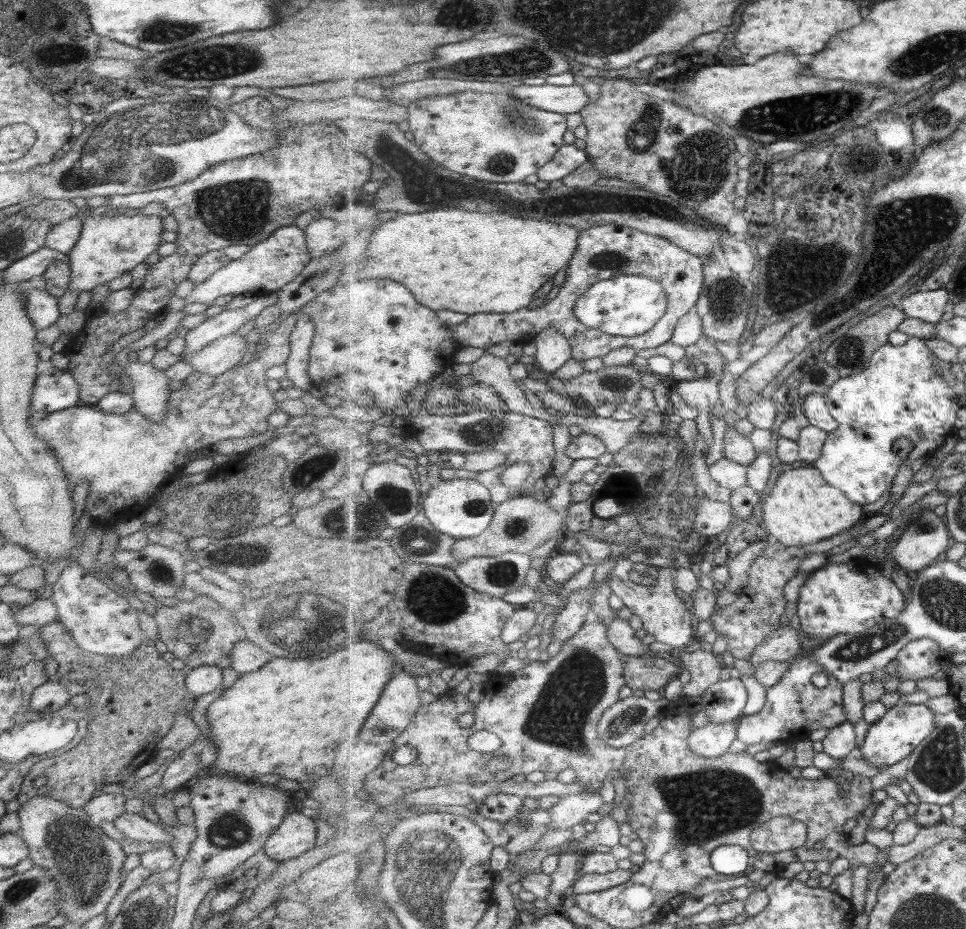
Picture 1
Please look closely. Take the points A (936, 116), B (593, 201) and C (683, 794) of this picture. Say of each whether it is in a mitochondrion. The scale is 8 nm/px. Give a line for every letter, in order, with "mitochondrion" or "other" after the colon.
A: mitochondrion
B: mitochondrion
C: mitochondrion

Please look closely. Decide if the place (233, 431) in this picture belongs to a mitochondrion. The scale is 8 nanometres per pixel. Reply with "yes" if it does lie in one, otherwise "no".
no

